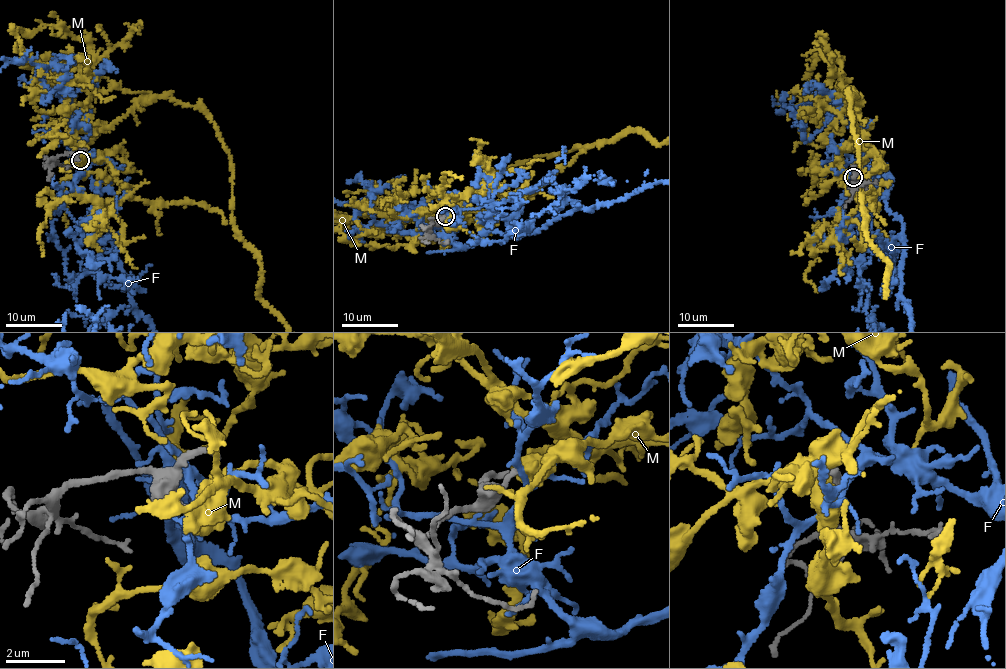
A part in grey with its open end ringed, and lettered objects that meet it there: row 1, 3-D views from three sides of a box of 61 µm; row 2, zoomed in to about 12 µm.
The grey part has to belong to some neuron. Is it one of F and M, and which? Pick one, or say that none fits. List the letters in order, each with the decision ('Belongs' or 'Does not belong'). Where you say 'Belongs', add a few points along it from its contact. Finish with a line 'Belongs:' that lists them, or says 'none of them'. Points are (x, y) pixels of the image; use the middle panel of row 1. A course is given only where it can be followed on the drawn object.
F: Does not belong
M: Belongs
Belongs: M

